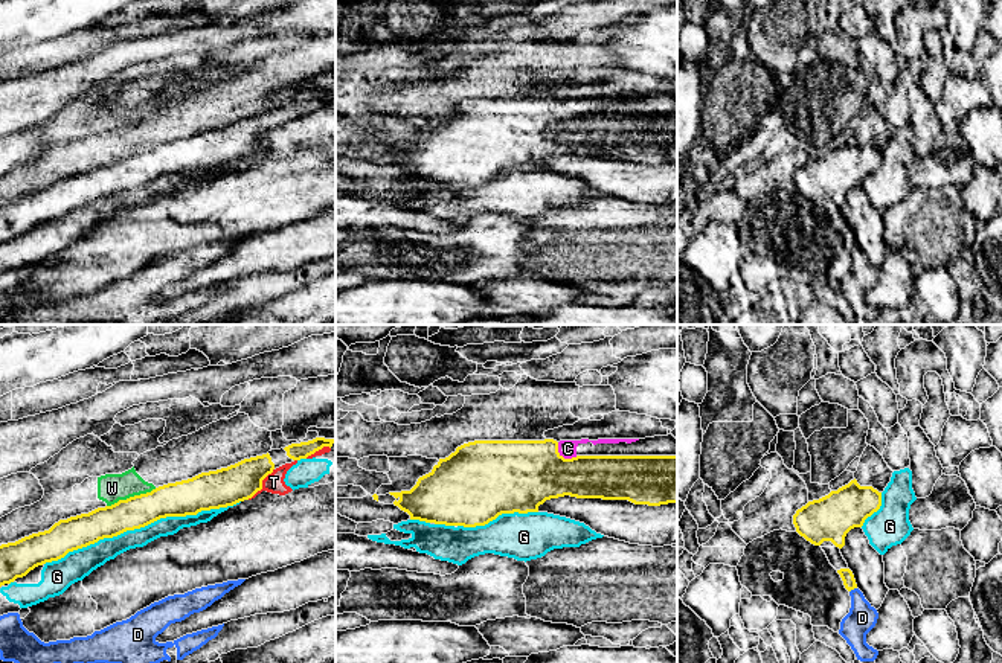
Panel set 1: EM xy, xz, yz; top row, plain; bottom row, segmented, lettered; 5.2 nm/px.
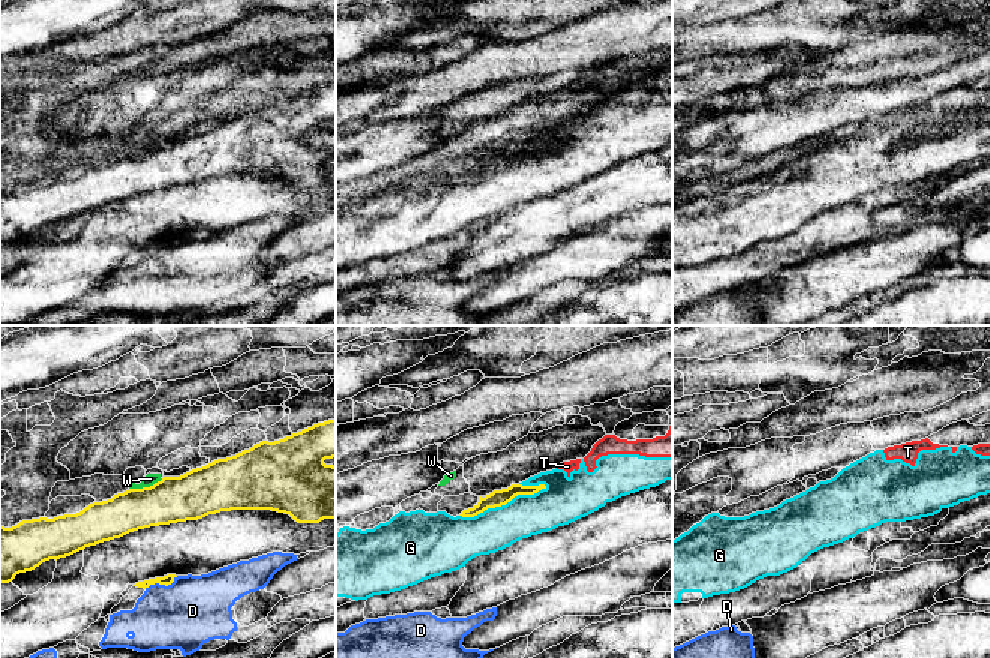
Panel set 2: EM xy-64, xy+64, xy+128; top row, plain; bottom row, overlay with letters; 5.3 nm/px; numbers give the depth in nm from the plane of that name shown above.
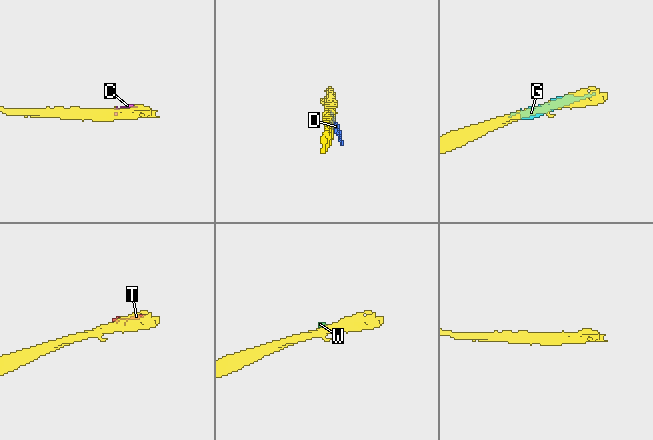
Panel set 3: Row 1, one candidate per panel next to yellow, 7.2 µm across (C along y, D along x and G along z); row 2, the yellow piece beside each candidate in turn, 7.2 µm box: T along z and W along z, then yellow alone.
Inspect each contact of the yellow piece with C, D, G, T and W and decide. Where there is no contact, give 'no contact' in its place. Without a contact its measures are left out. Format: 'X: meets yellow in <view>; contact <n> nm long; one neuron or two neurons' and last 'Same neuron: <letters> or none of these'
C: meets yellow in xz; contact 130 nm long; one neuron
D: meets yellow in yz; contact 50 nm long; two neurons
G: meets yellow in xy; contact 1100 nm long; two neurons
T: meets yellow in xy; contact 220 nm long; two neurons
W: meets yellow in xy; contact 280 nm long; two neurons
Same neuron: C

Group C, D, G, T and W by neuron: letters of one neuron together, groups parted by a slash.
C / D / G T / W

